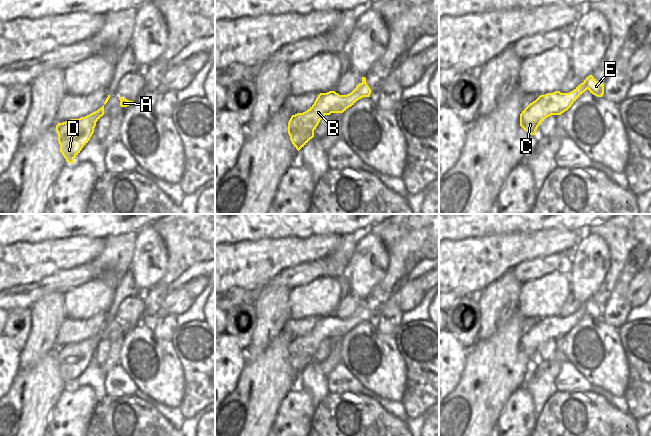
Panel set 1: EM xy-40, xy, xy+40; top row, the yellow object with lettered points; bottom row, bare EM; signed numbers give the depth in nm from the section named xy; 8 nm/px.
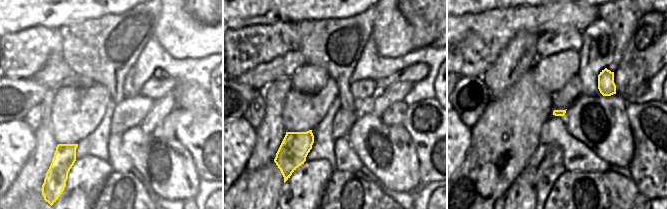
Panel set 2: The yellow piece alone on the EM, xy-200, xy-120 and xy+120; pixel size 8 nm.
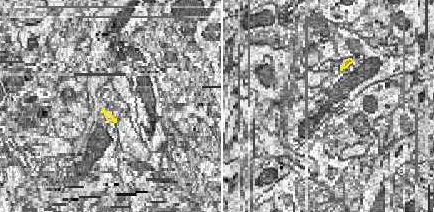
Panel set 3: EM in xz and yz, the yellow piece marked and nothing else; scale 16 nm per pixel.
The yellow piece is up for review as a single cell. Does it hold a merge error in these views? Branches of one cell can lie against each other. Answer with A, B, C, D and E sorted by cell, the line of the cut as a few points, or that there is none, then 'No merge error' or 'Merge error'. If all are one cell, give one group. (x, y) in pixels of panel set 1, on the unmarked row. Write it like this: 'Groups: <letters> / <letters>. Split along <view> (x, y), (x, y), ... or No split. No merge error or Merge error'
Groups: A B C D E. No split. No merge error

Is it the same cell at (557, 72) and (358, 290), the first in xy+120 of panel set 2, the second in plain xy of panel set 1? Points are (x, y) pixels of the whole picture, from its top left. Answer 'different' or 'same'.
different

